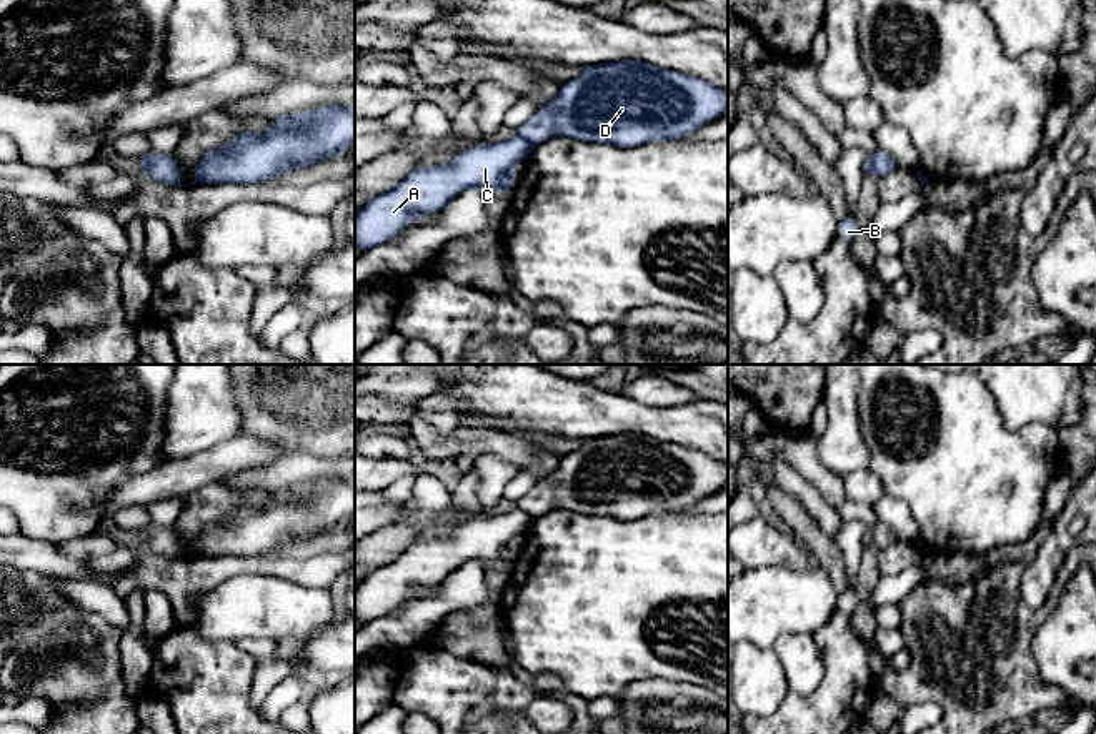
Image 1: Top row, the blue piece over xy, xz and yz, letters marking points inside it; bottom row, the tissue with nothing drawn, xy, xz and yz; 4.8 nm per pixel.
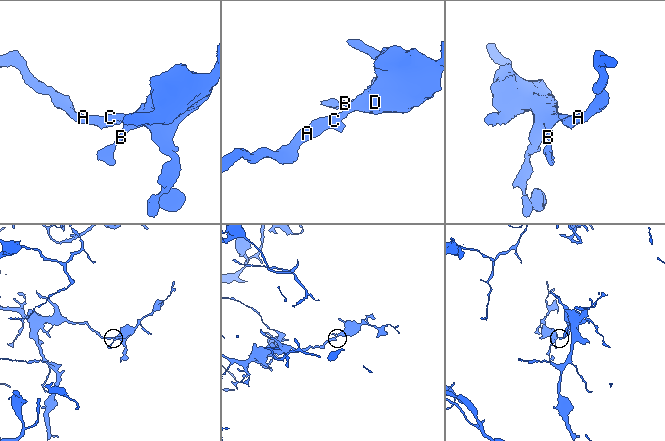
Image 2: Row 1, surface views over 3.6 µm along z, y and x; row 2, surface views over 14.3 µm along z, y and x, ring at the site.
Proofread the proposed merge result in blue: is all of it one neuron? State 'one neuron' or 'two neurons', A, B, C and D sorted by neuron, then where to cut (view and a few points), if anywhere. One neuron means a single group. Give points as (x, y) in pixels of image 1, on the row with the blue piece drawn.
two neurons; A C / B D; cut in xy along (147, 155), (149, 173)

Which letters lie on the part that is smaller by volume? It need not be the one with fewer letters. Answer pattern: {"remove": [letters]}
{"remove": ["B", "D"]}

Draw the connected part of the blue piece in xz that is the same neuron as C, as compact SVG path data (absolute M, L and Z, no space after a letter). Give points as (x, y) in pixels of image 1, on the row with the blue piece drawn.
M515 135L500 143L471 146L451 163L413 168L393 190L371 198L355 216L355 245L368 251L398 235L420 216L430 216L465 190L476 186L488 195L515 190L508 171L530 155L531 145Z

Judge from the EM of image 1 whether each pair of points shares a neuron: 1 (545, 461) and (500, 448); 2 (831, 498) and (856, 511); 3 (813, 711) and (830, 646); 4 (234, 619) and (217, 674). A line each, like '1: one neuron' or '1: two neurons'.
1: one neuron
2: two neurons
3: one neuron
4: two neurons

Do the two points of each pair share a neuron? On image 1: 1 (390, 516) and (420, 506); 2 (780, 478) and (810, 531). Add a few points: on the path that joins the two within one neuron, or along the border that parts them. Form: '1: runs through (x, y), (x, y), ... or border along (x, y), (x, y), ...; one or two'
1: border along (405, 503), (405, 510), (397, 523); two
2: border along (773, 483), (790, 493), (815, 521); two

